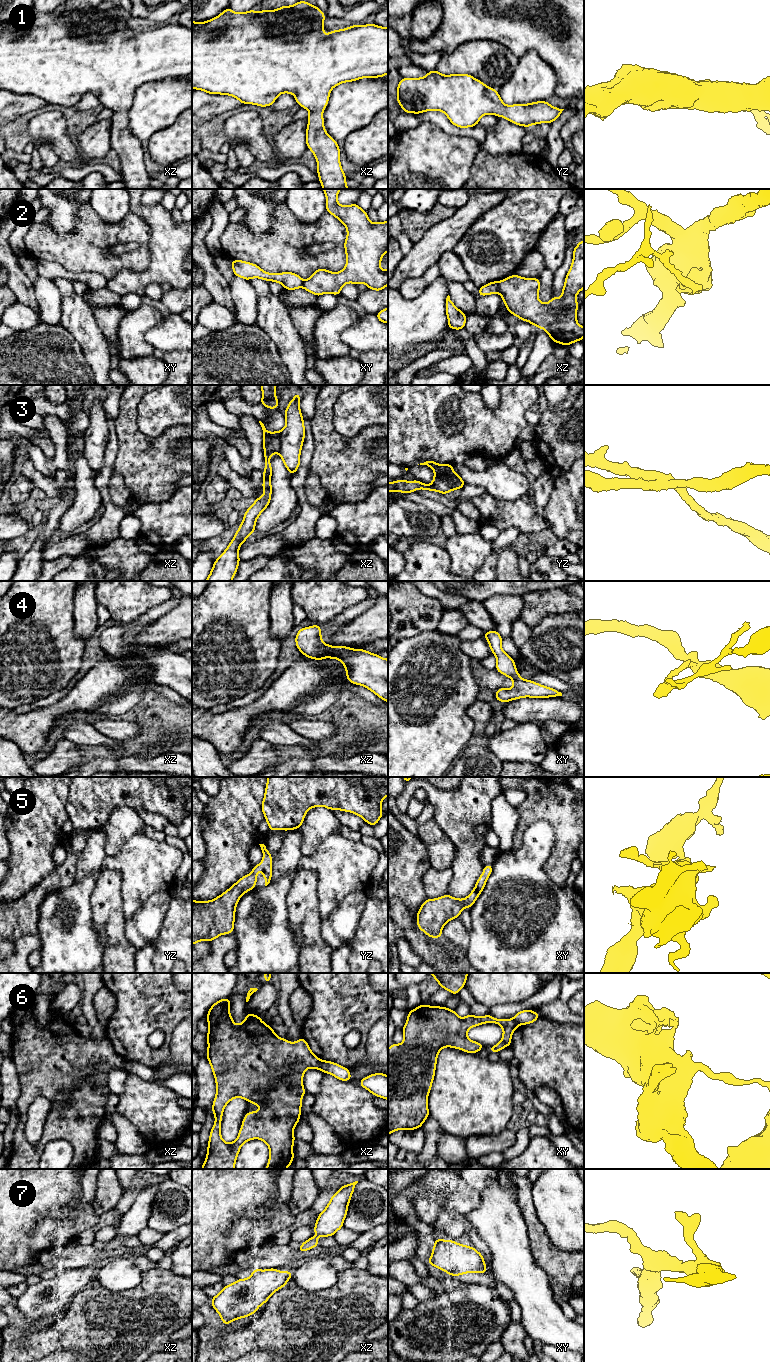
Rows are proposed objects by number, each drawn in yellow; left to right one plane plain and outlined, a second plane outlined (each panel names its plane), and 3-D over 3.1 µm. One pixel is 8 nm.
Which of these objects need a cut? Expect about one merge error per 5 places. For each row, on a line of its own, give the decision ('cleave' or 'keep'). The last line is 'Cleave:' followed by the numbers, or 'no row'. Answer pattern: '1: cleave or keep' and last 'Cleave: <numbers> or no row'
1: keep
2: cleave
3: cleave
4: keep
5: keep
6: cleave
7: keep
Cleave: 2, 3, 6

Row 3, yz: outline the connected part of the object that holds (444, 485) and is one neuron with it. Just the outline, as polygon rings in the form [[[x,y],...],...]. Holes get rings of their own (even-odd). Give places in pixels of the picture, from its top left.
[[[451,477],[433,478],[433,481],[430,485],[424,484],[418,480],[405,481],[400,479],[398,481],[388,483],[388,492],[396,491],[407,494],[410,492],[415,492],[417,489],[423,489],[437,491],[446,495],[455,489],[462,489],[463,486],[463,484]]]

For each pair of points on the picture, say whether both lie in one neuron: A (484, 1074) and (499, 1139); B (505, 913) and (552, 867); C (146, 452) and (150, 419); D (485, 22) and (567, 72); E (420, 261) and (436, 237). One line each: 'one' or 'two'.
A: two
B: two
C: two
D: one
E: one

